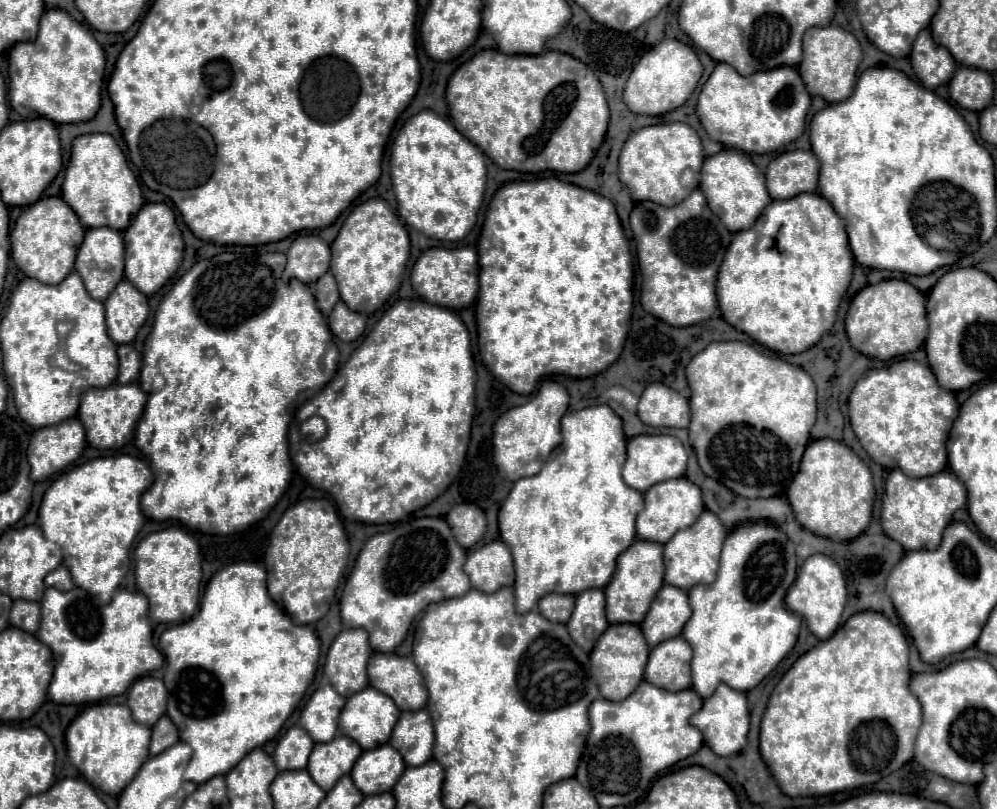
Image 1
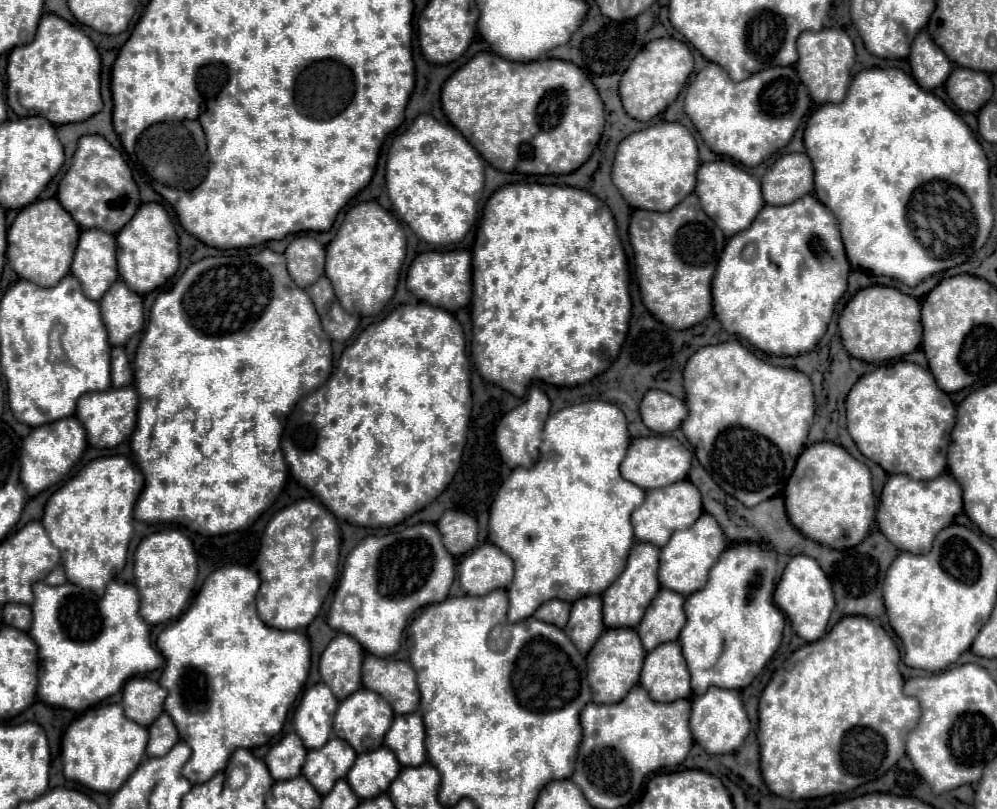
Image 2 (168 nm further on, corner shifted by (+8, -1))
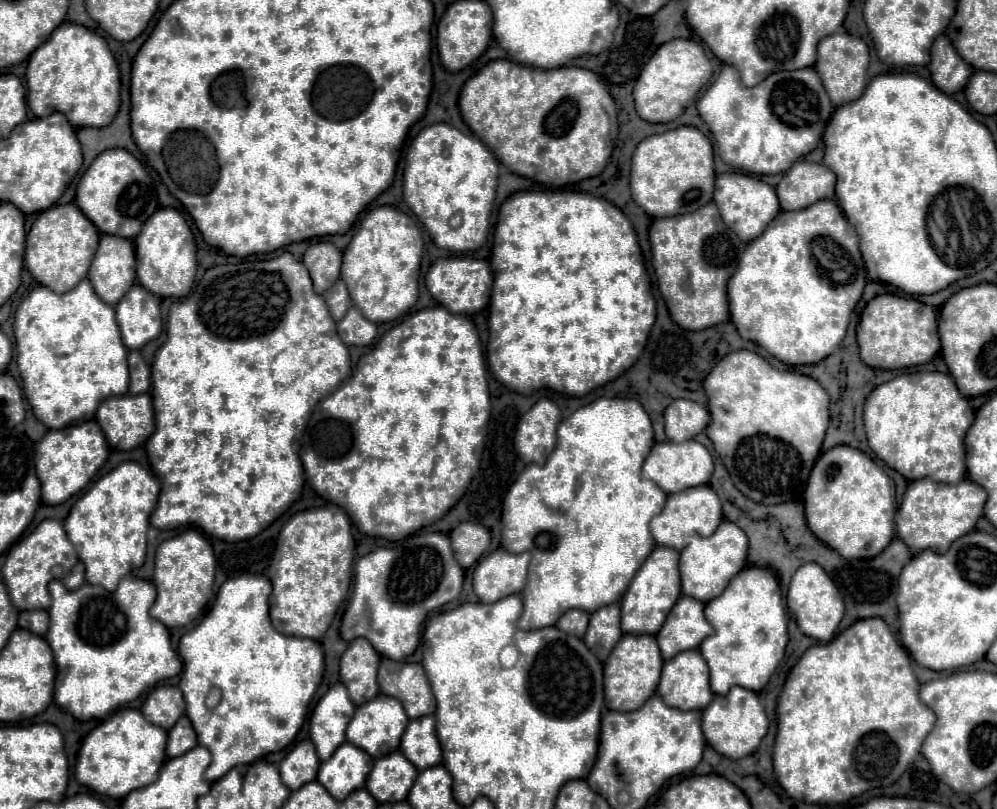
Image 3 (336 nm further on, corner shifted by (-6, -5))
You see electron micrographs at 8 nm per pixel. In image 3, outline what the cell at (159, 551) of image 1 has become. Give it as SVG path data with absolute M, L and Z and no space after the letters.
M188 530L172 540L166 540L156 550L154 586L158 590L152 606L152 616L164 622L168 628L180 628L190 624L200 610L212 598L212 584L216 576L216 558L210 542L198 530Z

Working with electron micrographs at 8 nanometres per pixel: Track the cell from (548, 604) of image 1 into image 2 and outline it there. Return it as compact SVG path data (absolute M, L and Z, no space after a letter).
M548 600L544 602L536 612L534 616L542 622L548 622L548 624L554 624L558 628L564 628L566 622L568 622L568 614L570 614L570 604L564 602L564 600Z

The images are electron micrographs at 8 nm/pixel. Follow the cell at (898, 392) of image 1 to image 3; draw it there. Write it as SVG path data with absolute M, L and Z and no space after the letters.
M900 374L872 390L864 404L864 428L872 452L908 480L932 478L956 484L966 476L964 434L974 422L970 402L958 392L950 374Z

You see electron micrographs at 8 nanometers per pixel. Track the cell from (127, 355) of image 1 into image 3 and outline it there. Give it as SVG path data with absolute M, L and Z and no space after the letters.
M132 350L128 354L128 366L130 366L130 394L144 394L150 390L150 368L142 360L142 354L138 350Z

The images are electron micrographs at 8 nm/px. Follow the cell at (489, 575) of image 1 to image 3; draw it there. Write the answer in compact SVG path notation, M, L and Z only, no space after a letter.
M498 548L474 568L474 592L480 602L496 602L508 594L520 594L528 576L530 554L508 554Z

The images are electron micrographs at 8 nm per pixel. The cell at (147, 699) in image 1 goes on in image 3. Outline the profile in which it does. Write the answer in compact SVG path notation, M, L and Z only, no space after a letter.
M178 686L154 688L142 706L142 714L152 724L162 726L164 730L170 730L178 722L178 718L184 714L184 710L186 710L186 702Z

